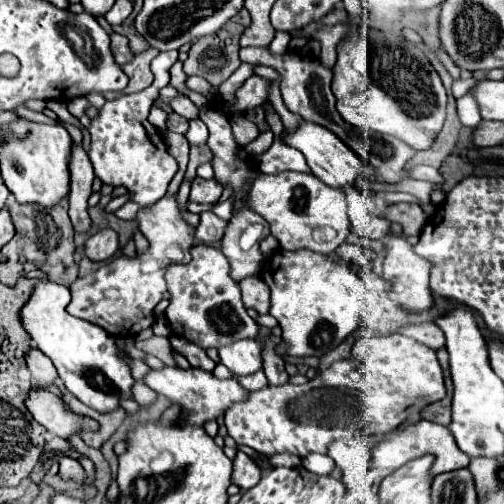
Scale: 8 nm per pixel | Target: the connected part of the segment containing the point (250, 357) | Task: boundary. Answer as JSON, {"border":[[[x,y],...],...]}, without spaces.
{"border":[[[252,339],[236,341],[232,345],[222,345],[218,349],[218,359],[234,375],[250,375],[262,369],[262,351],[260,343]]]}

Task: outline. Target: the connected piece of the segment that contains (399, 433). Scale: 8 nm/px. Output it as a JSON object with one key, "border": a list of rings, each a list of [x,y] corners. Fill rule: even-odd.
{"border":[[[432,421],[404,423],[402,427],[390,431],[386,435],[386,439],[380,441],[380,449],[376,449],[376,453],[384,453],[384,457],[380,457],[380,471],[396,471],[398,467],[402,467],[408,461],[412,461],[416,457],[422,457],[422,455],[434,455],[436,457],[436,461],[430,469],[432,475],[456,471],[456,469],[468,467],[468,463],[470,463],[470,457],[458,449],[452,433],[444,425],[432,423]]]}

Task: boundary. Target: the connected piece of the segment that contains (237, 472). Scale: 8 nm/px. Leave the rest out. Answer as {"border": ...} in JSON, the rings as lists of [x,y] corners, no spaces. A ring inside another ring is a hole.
{"border":[[[238,451],[234,459],[234,473],[232,483],[236,483],[240,489],[250,489],[254,483],[258,483],[262,477],[262,469],[242,451]]]}

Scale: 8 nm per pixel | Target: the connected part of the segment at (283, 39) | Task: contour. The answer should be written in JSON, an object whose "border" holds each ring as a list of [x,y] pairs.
{"border":[[[278,31],[275,36],[274,41],[270,43],[270,47],[268,47],[268,49],[270,49],[272,53],[282,55],[282,53],[288,49],[292,37],[290,37],[290,33],[286,31]]]}

